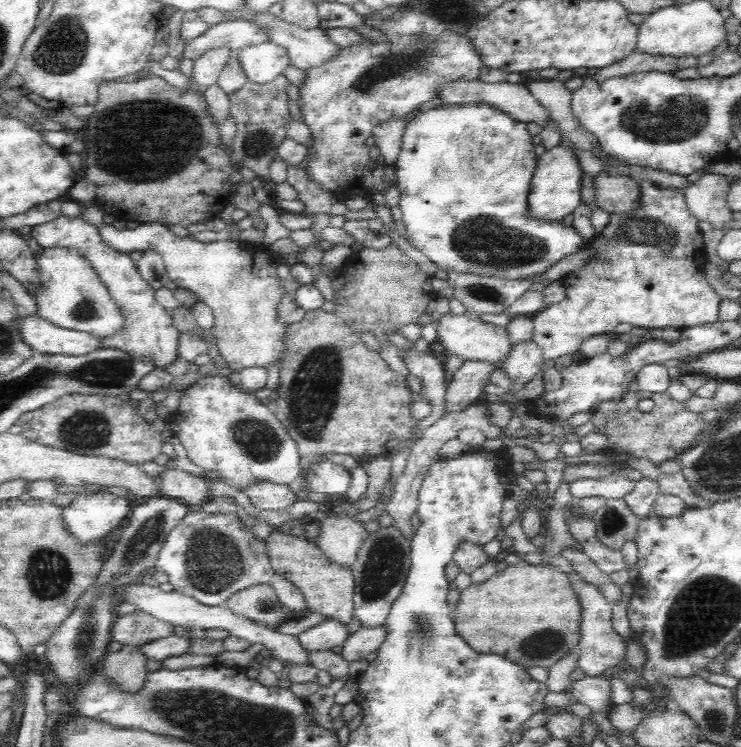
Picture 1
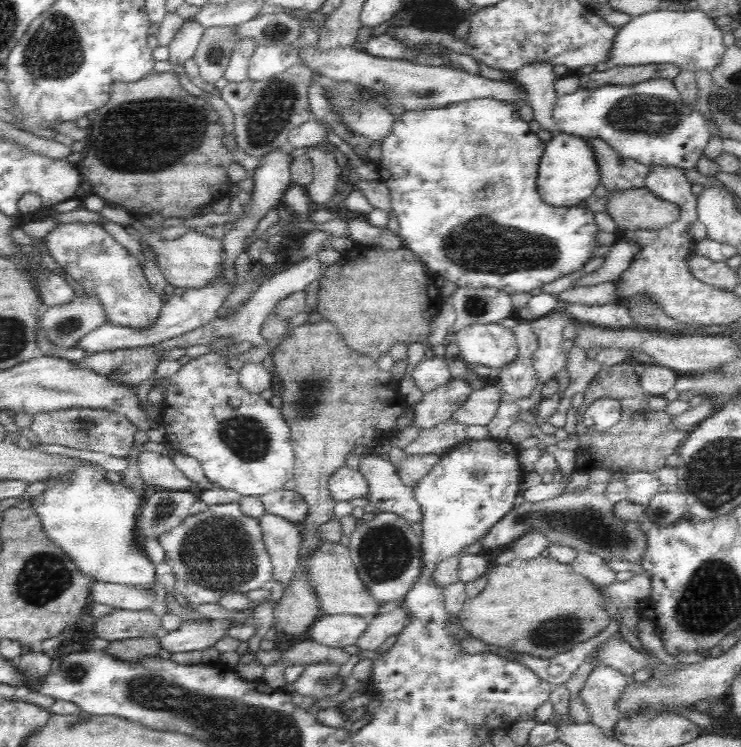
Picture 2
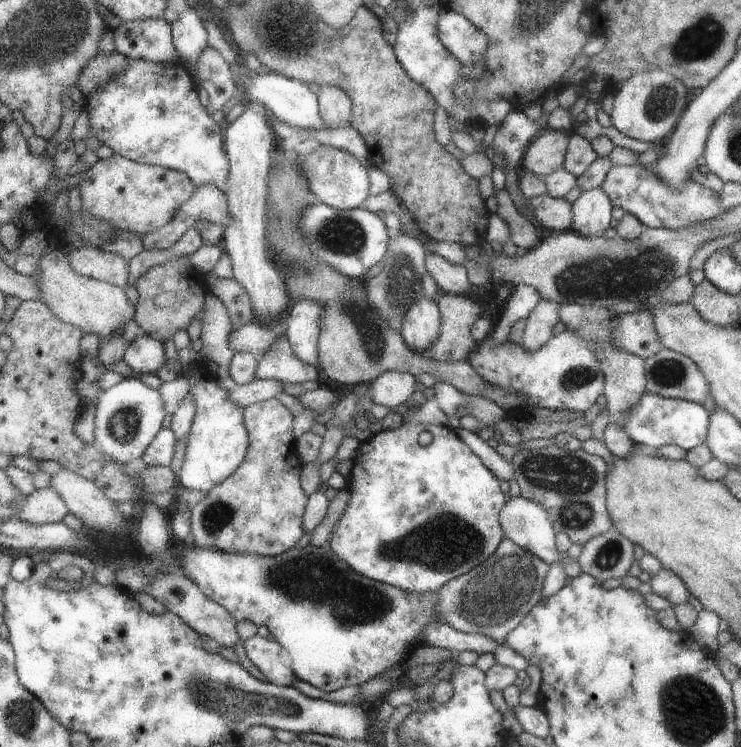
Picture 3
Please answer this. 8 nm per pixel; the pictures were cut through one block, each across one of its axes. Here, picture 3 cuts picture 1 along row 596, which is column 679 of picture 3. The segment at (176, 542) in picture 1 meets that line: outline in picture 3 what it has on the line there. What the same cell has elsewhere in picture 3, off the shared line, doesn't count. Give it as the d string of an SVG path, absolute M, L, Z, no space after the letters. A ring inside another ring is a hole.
M613 165L598 187L609 197L612 206L619 206L652 229L677 230L715 218L725 211L718 205L718 190L709 190L690 181L683 189L676 191L664 185L648 166Z

